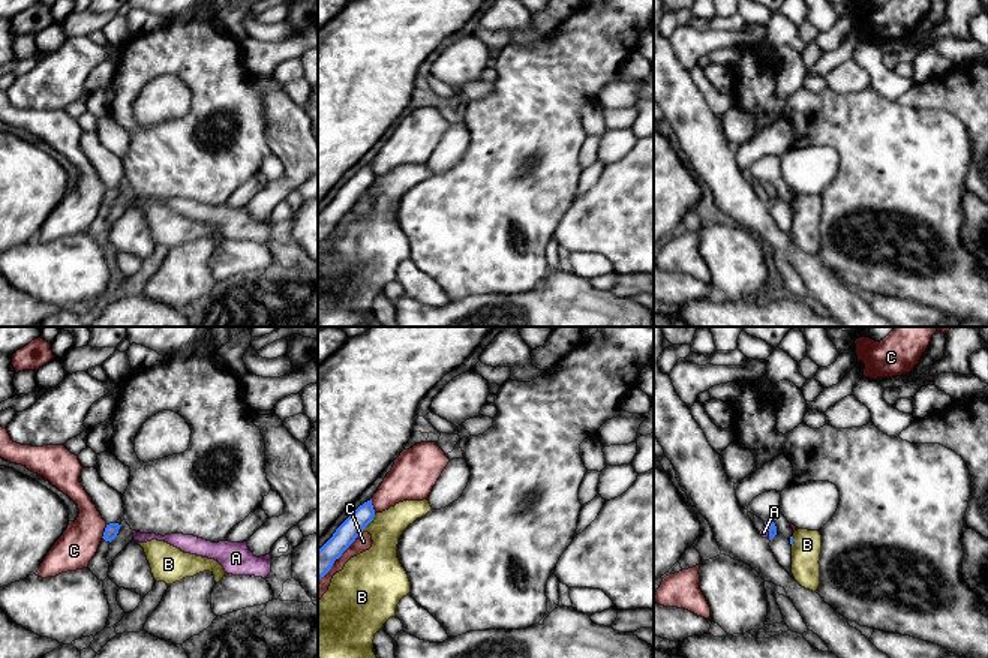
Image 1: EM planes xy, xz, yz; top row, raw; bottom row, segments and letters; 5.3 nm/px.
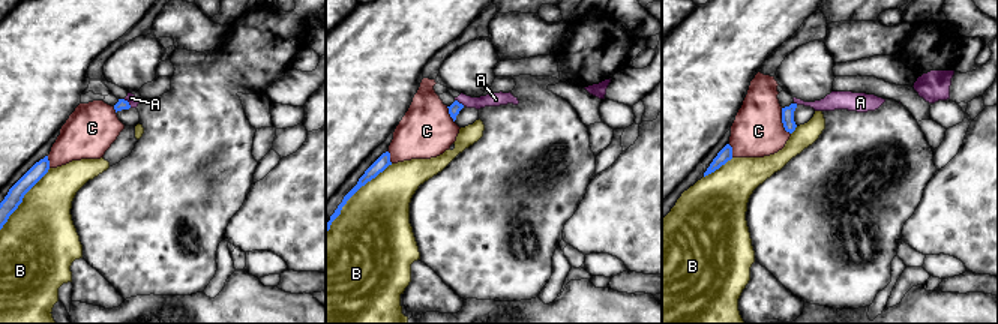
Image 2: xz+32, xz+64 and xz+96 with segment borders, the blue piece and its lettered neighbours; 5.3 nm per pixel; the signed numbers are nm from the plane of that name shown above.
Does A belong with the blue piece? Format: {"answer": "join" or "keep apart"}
{"answer": "keep apart"}

